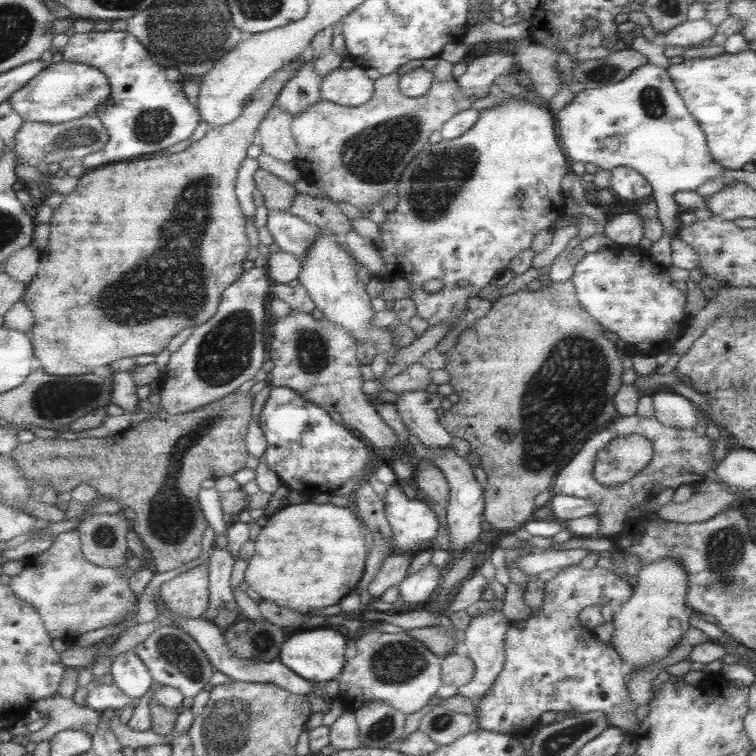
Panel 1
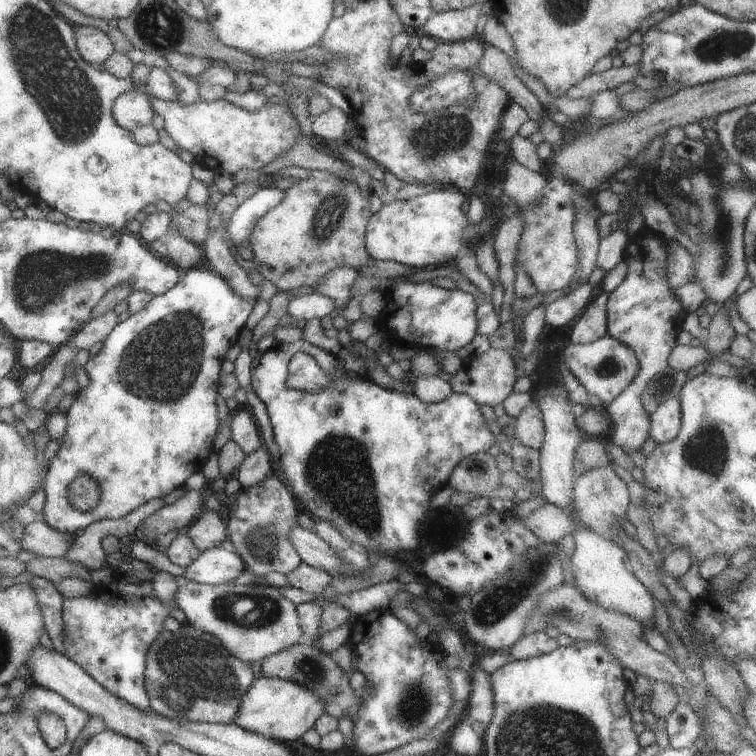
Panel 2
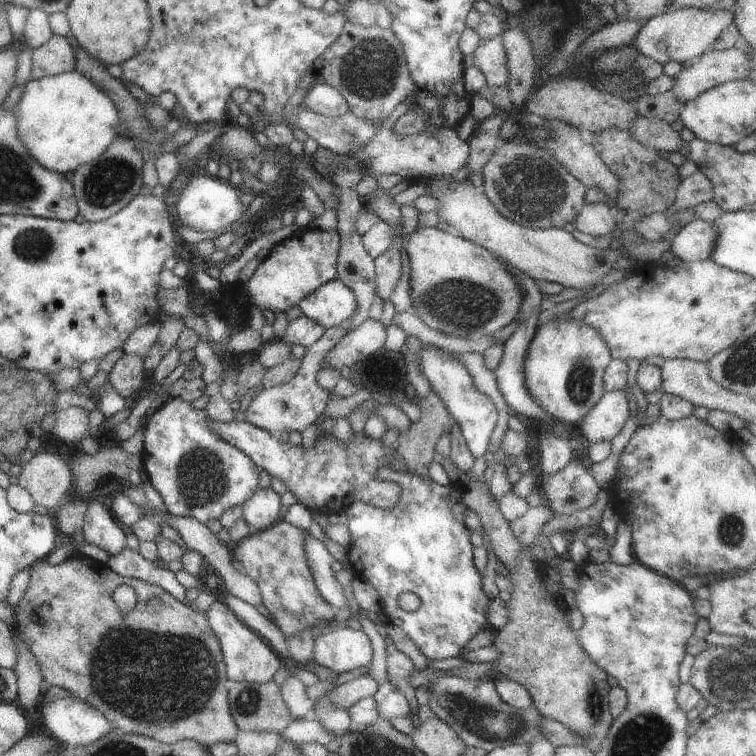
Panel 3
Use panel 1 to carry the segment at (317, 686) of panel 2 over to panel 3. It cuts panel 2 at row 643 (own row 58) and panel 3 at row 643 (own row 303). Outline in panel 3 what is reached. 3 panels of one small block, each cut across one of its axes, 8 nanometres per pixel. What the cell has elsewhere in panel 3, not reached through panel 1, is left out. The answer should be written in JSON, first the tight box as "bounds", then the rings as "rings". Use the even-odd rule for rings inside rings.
{"bounds":[14,555,239,748],"rings":[[[71,555],[55,566],[44,558],[29,569],[30,584],[21,602],[14,606],[17,620],[14,629],[30,648],[48,684],[60,686],[72,697],[88,702],[120,732],[144,735],[168,744],[192,739],[206,748],[216,742],[235,742],[239,728],[230,712],[224,657],[204,610],[195,612],[155,584],[118,576],[106,563],[89,556]],[[121,584],[134,588],[137,603],[128,614],[120,614],[118,618],[118,608],[110,594]],[[153,598],[160,601],[160,609],[151,613],[147,605]]]}

